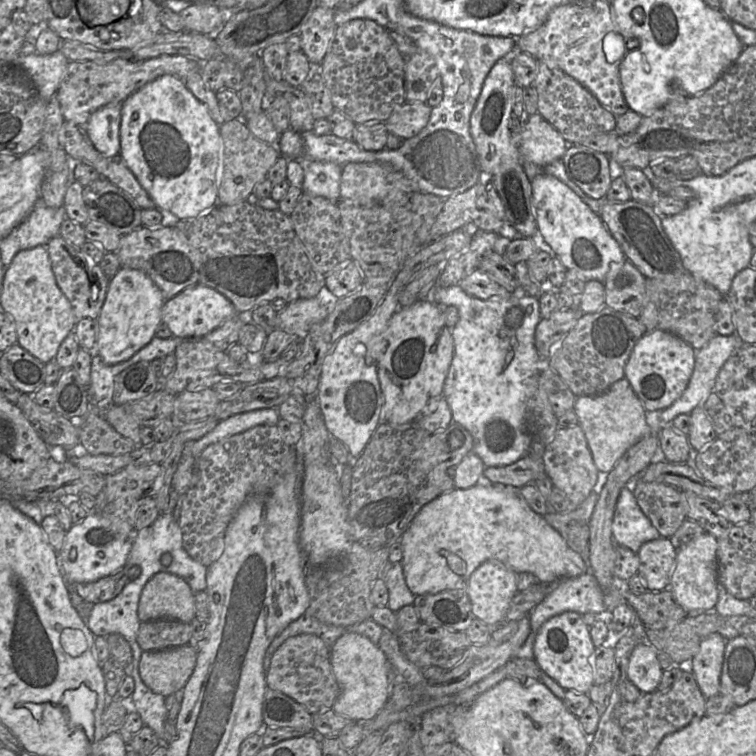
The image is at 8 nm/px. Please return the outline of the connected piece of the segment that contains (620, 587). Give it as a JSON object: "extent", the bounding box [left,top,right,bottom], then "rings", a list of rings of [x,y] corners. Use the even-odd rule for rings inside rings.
{"extent":[516,572,627,659],"rings":[[[588,572],[584,575],[578,576],[576,578],[564,578],[561,579],[558,582],[553,582],[551,584],[546,584],[546,585],[552,585],[551,591],[547,595],[547,597],[538,605],[536,606],[529,614],[530,622],[531,622],[531,632],[523,644],[523,646],[517,651],[516,656],[518,658],[523,658],[523,659],[534,659],[534,642],[537,633],[539,632],[541,626],[550,618],[562,614],[564,612],[576,612],[581,615],[584,615],[586,613],[593,613],[593,614],[598,614],[602,615],[601,619],[605,619],[606,622],[608,621],[610,623],[610,614],[613,612],[613,610],[620,604],[626,602],[625,597],[624,597],[624,589],[627,589],[627,582],[624,583],[622,581],[617,580],[616,585],[613,585],[611,589],[602,589],[601,586],[599,585],[597,579],[595,576]]]}

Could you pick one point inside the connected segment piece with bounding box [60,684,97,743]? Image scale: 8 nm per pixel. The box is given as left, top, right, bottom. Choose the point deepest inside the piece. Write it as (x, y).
(80, 703)

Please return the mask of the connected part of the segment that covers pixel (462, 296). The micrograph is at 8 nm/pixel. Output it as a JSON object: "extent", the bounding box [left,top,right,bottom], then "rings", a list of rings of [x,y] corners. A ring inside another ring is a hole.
{"extent":[425,285,542,467],"rings":[[[436,285],[429,291],[425,299],[434,302],[439,306],[455,306],[458,310],[458,322],[454,327],[450,328],[454,342],[454,355],[444,383],[443,396],[447,400],[451,409],[453,422],[464,426],[471,433],[474,439],[472,452],[481,458],[485,467],[499,467],[513,464],[522,457],[528,455],[531,451],[532,437],[528,432],[527,401],[538,387],[536,373],[537,371],[540,372],[540,359],[542,358],[539,356],[535,347],[535,330],[542,317],[540,315],[539,298],[527,294],[520,286],[517,287],[512,294],[512,296],[506,299],[482,300],[467,294],[459,285],[450,287],[441,287]]]}

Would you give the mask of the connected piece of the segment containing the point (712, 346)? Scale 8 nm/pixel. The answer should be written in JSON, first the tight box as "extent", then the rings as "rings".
{"extent":[659,332,746,426],"rings":[[[735,332],[732,335],[721,335],[717,333],[702,348],[696,349],[695,367],[688,386],[682,395],[669,407],[659,413],[660,421],[663,425],[673,426],[672,421],[680,414],[690,414],[695,407],[703,405],[708,396],[714,391],[717,376],[729,359],[729,357],[743,344],[746,344]]]}

